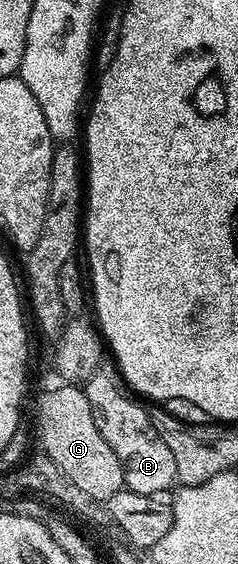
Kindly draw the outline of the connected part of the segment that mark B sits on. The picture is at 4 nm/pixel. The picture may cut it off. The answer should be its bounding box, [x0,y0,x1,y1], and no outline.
[82,370,177,496]

